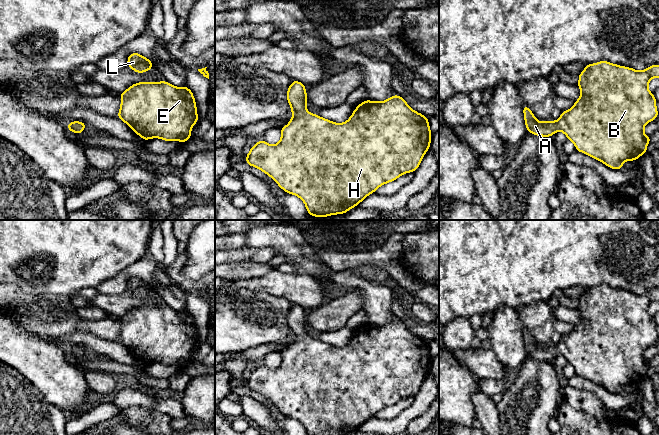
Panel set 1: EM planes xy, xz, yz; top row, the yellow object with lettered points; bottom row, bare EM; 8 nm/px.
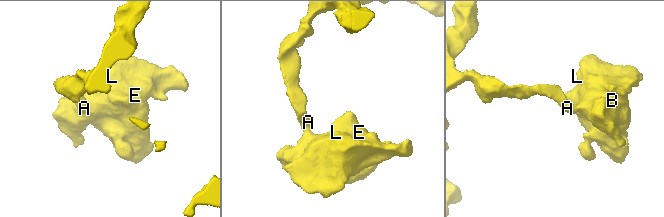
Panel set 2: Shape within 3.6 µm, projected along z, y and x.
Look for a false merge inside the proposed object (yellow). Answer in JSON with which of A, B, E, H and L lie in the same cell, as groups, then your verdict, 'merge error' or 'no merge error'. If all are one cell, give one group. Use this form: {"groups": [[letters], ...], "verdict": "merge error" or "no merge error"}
{"groups": [["A", "B", "E", "H", "L"]], "verdict": "no merge error"}

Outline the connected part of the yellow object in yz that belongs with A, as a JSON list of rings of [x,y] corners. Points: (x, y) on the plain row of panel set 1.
[[[606,284],[585,288],[585,294],[578,298],[579,306],[576,309],[581,314],[581,320],[571,333],[562,335],[556,345],[538,345],[526,328],[523,329],[524,345],[527,356],[536,360],[550,361],[556,356],[563,356],[568,364],[574,367],[576,375],[589,379],[614,394],[620,394],[625,385],[634,385],[647,377],[647,369],[651,360],[644,358],[644,351],[658,341],[656,322],[649,315],[648,308],[652,302],[659,302],[659,289],[654,288],[643,295],[630,291],[609,287]]]

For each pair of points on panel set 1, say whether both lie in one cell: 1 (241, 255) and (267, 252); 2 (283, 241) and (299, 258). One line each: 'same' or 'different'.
1: same
2: same

